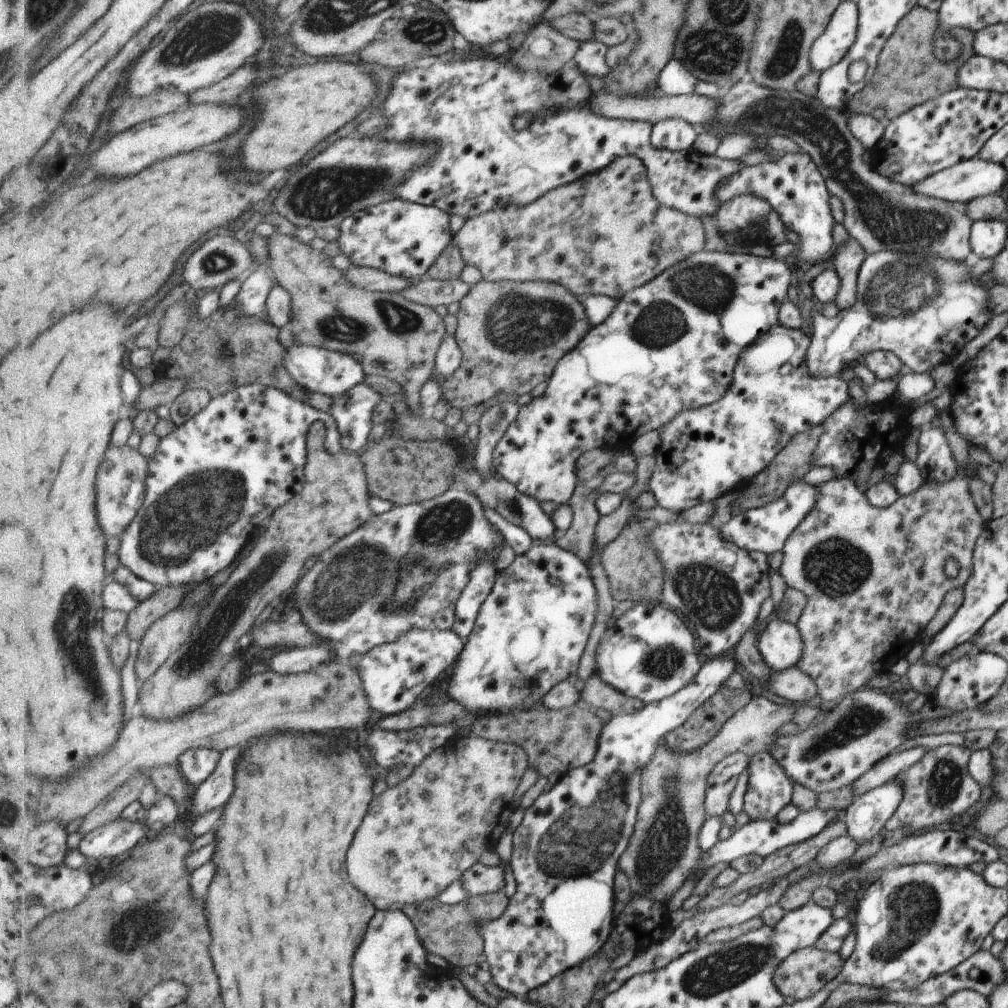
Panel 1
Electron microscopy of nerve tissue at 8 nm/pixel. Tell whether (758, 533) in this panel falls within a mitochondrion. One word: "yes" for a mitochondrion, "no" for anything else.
no

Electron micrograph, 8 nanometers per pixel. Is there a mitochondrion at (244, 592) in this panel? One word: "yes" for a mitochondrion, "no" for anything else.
yes

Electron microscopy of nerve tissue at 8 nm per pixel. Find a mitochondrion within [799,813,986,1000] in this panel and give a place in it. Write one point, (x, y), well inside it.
(913, 908)

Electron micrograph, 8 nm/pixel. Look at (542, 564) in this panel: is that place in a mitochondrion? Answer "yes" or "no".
no

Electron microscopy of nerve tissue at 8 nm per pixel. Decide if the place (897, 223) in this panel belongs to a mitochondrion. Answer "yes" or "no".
yes

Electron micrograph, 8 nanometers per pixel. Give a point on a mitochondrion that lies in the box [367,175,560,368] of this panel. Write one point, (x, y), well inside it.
(399, 321)

